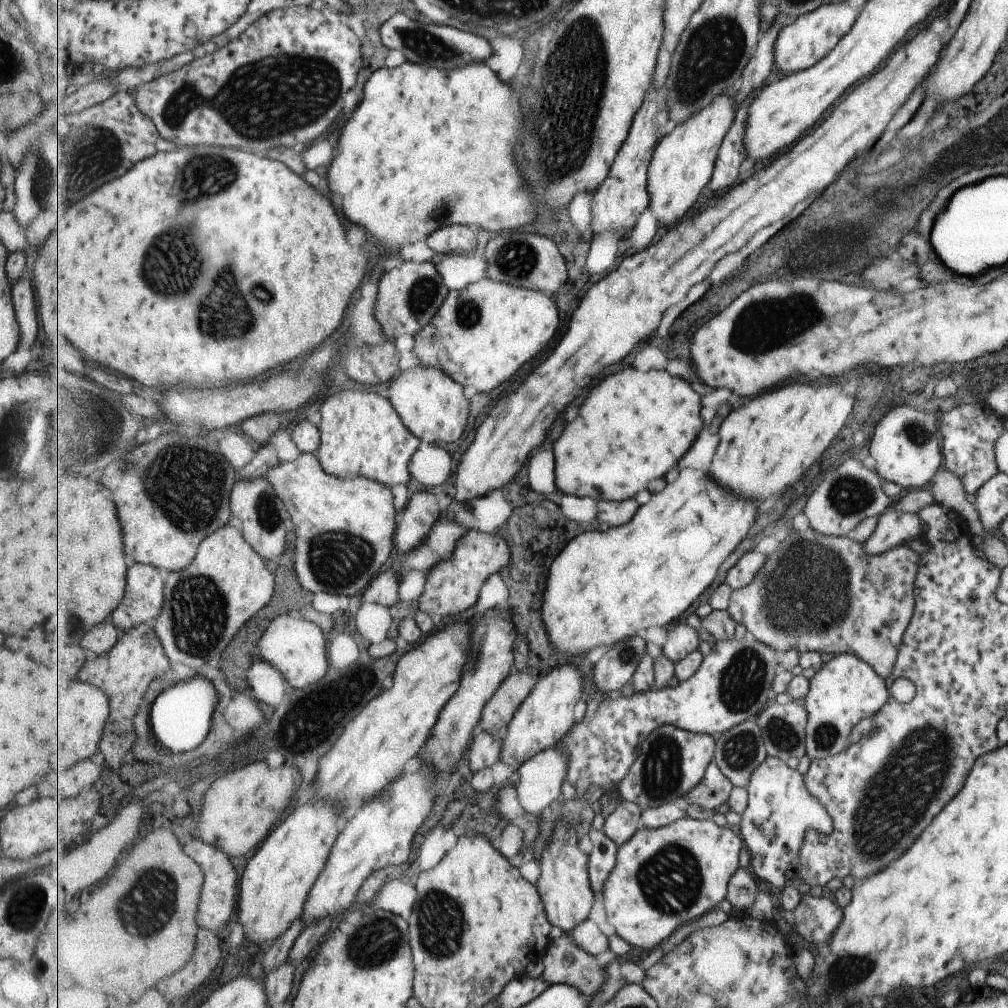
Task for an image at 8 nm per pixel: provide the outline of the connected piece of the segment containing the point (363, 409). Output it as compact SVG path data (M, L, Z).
M371 390L330 392L319 407L322 443L316 452L323 468L336 477L364 476L383 484L411 485L409 463L423 440L414 435L395 408L391 398Z

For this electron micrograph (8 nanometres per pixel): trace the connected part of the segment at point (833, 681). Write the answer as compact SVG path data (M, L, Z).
M847 653L825 657L810 679L810 691L803 700L808 712L807 756L811 760L824 759L845 750L851 727L862 718L873 717L888 696L885 680L862 659Z

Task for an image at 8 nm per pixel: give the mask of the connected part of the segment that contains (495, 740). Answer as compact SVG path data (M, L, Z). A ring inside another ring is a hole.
M481 732L474 738L469 750L468 761L470 769L475 773L497 764L502 753L502 738L497 735Z

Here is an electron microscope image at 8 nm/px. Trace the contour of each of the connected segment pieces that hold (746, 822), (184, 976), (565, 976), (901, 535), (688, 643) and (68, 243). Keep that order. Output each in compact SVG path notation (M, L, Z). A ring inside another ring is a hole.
M768 755L766 761L753 773L749 786L746 788L749 804L741 823L741 837L749 851L749 865L754 874L761 880L783 890L797 877L799 855L807 839L807 832L819 831L823 834L831 832L832 820L826 808L815 798L806 786L805 775L799 770L789 767L782 758Z
M200 928L194 957L183 967L183 970L159 981L157 989L166 998L185 996L209 980L219 960L221 960L219 938L213 931Z
M567 931L554 939L544 960L543 976L553 984L568 984L577 987L588 998L596 995L607 982L605 973L608 964L601 966L595 955L579 948Z
M890 508L879 517L878 526L865 542L867 555L878 555L904 541L921 536L922 527L916 514L893 511Z
M687 620L675 622L674 625L669 628L667 639L661 648L666 658L677 664L690 652L699 649L701 640L698 630L689 625Z
M213 145L183 147L169 152L159 151L152 157L138 162L129 174L123 175L123 178L105 184L103 188L95 190L93 194L71 206L65 220L67 228L63 236L61 232L53 232L53 236L49 236L48 221L35 237L37 238L35 292L39 328L43 328L43 332L51 336L53 332L61 332L61 336L65 332L65 336L95 362L113 370L121 370L121 374L135 378L150 387L179 387L179 384L185 384L184 388L212 389L236 385L245 383L245 380L253 381L261 374L265 376L267 368L271 370L283 360L297 359L299 354L305 356L311 354L313 348L324 344L325 340L341 326L349 306L353 306L353 296L361 288L361 282L367 274L367 256L363 250L349 246L341 218L335 212L329 198L311 188L283 162L263 157L255 152L239 152L230 147L221 148ZM45 232L47 240L43 246L39 246L41 234L45 236Z

